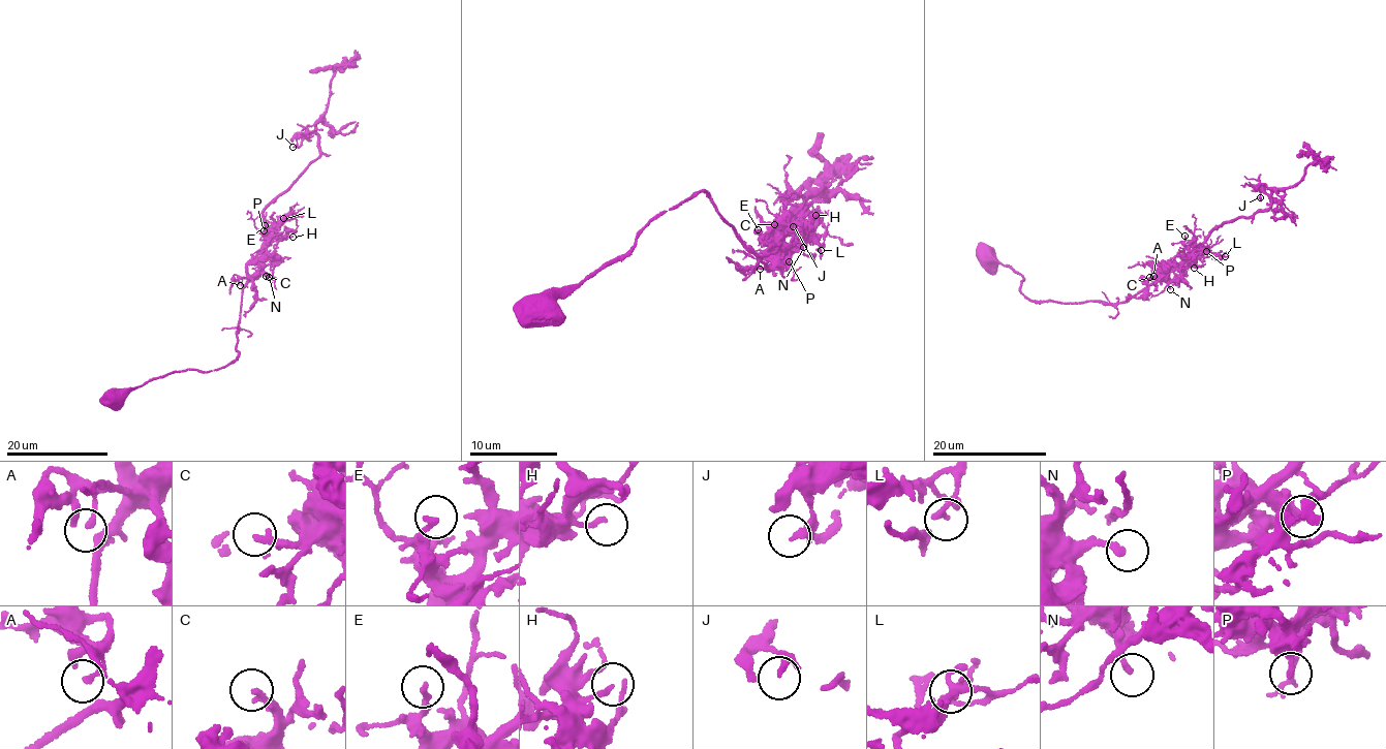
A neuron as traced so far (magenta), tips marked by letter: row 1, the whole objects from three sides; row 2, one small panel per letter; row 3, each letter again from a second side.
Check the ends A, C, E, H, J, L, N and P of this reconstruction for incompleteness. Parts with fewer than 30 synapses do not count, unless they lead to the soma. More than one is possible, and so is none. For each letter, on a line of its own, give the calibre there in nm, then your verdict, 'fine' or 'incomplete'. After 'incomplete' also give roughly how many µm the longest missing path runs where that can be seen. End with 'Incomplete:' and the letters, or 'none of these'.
A: calibre 170 nm; fine
C: calibre 160 nm; incomplete; missing 10 µm
E: calibre 190 nm; fine
H: calibre 150 nm; fine
J: calibre 150 nm; fine
L: calibre 130 nm; fine
N: calibre 200 nm; fine
P: calibre 190 nm; fine
Incomplete: C

